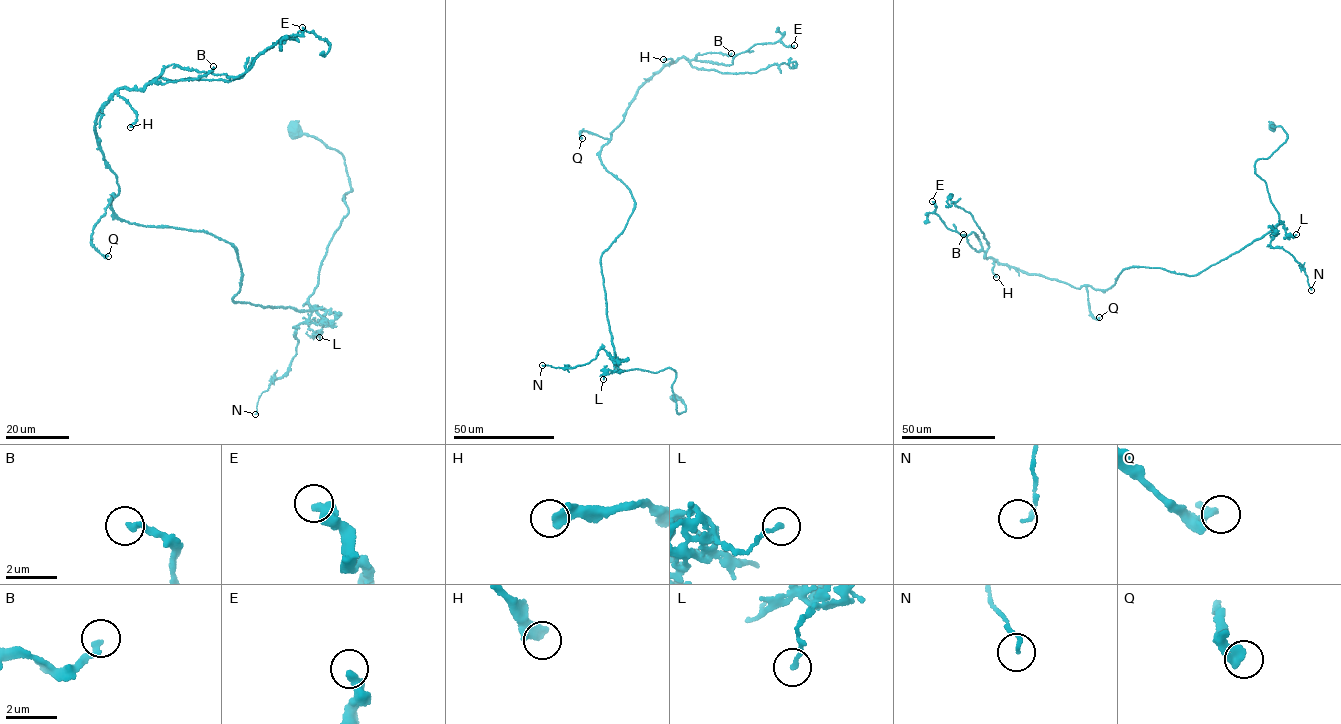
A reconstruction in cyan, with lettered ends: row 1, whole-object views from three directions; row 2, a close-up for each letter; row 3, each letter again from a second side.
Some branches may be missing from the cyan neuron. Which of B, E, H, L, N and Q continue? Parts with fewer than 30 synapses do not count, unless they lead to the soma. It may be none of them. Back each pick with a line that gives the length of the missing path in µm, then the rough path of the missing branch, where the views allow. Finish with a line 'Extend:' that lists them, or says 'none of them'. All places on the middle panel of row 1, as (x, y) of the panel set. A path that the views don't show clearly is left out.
Extend: none of them

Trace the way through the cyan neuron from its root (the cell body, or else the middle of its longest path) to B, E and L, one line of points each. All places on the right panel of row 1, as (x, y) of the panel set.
B: (1272, 127), (1287, 140), (1254, 166), (1279, 224), (1195, 275), (1133, 267), (1105, 289), (1074, 287), (963, 234)
E: (1272, 127), (1287, 140), (1254, 166), (1279, 224), (1194, 275), (1029, 275), (932, 201)
L: (1272, 127), (1280, 126), (1287, 140), (1256, 160), (1255, 173), (1278, 225), (1296, 234)

